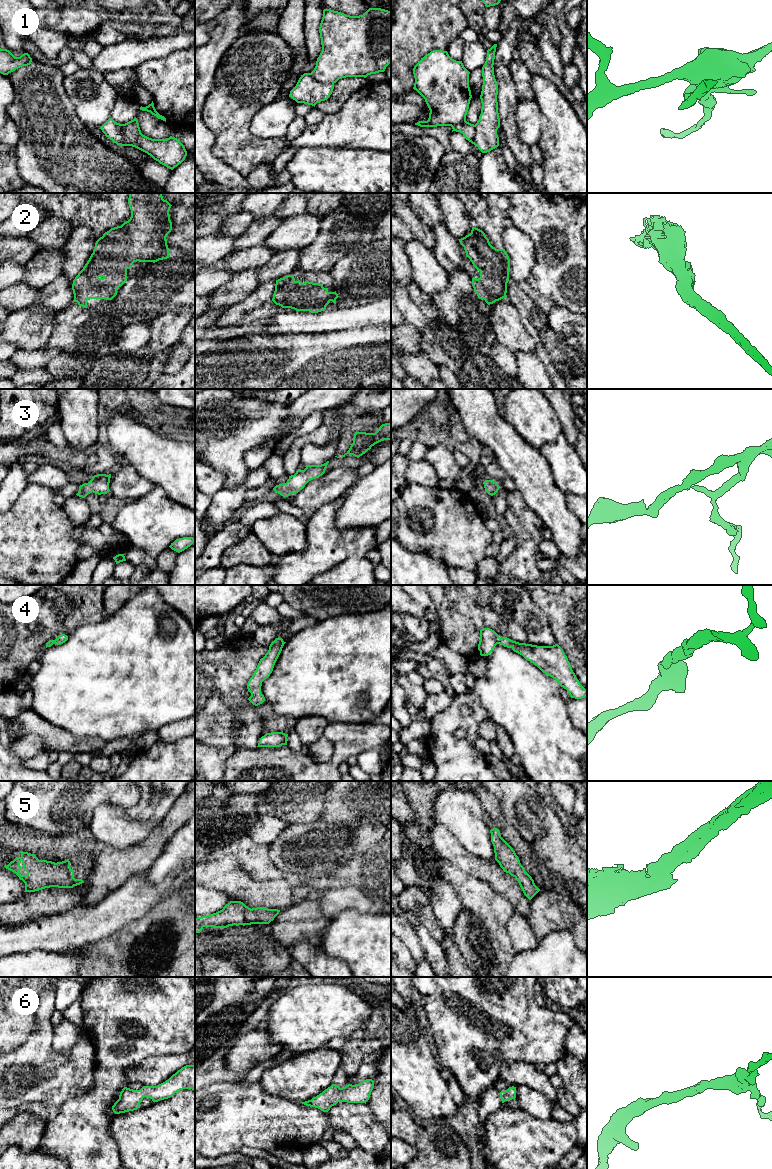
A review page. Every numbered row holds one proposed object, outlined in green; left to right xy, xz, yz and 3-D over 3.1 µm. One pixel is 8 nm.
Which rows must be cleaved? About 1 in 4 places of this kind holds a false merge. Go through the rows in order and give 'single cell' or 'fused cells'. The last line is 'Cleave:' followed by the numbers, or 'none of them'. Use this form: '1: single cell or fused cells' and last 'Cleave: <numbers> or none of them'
1: fused cells
2: single cell
3: single cell
4: single cell
5: single cell
6: single cell
Cleave: 1

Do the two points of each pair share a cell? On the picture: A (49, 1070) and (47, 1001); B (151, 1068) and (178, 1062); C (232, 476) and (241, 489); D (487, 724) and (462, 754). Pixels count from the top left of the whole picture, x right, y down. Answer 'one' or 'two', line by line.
A: one
B: one
C: two
D: two

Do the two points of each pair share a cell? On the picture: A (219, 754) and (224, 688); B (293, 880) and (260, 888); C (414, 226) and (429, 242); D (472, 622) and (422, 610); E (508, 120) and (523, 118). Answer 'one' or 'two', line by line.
A: two
B: two
C: one
D: two
E: two

